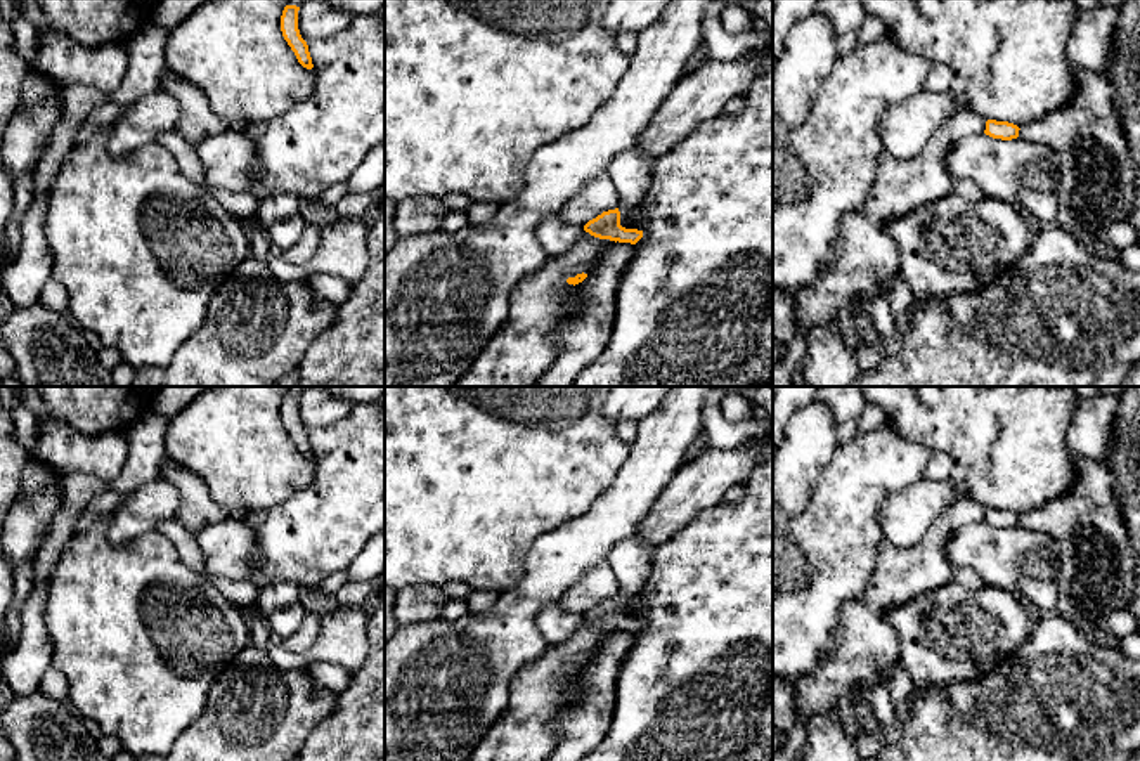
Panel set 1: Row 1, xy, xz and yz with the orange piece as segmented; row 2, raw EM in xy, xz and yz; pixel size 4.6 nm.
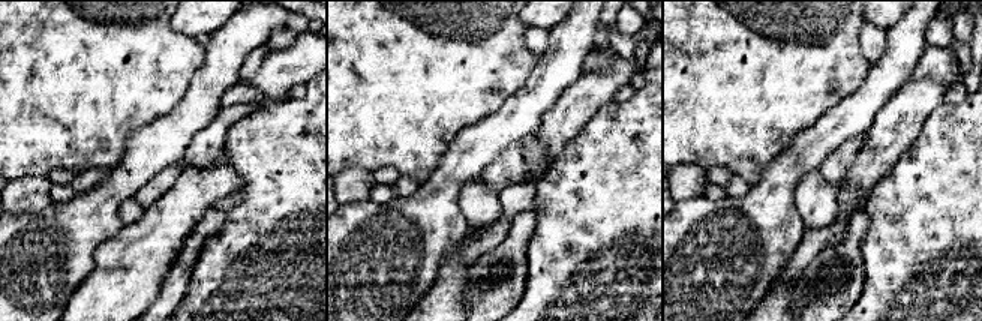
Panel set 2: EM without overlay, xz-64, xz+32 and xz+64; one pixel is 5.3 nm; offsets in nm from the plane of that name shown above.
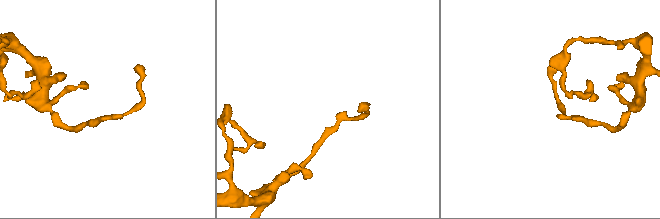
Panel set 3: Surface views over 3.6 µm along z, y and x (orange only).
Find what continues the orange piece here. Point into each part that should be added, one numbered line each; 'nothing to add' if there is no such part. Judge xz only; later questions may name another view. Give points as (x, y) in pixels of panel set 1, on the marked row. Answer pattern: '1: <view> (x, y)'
nothing to add

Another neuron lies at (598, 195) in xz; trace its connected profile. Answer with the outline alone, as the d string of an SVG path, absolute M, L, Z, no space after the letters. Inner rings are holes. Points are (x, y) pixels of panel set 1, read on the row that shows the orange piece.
M606 172L596 175L560 210L563 222L584 227L603 211L620 206L619 194Z

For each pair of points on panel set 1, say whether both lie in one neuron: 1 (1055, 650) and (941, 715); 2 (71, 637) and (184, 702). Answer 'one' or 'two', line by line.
1: one
2: one

